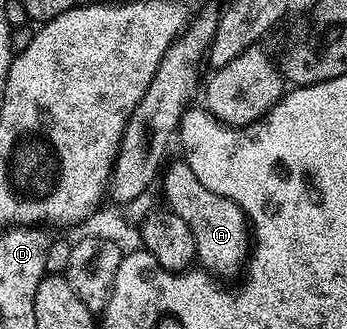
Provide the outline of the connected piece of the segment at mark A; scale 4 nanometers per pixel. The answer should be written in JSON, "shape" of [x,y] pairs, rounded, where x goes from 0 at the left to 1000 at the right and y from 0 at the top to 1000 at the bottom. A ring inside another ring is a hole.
{"shape":[[[527,489],[490,495],[467,520],[473,605],[484,614],[476,620],[481,638],[501,644],[513,660],[524,660],[524,672],[536,672],[536,684],[548,684],[565,733],[565,781],[573,809],[597,824],[602,836],[648,842],[646,836],[683,833],[680,839],[689,839],[720,784],[720,681],[700,635],[674,611],[617,587],[617,574],[594,574],[594,562],[582,562],[582,550],[571,550],[571,538],[559,538],[559,514],[548,514],[539,495]]]}

